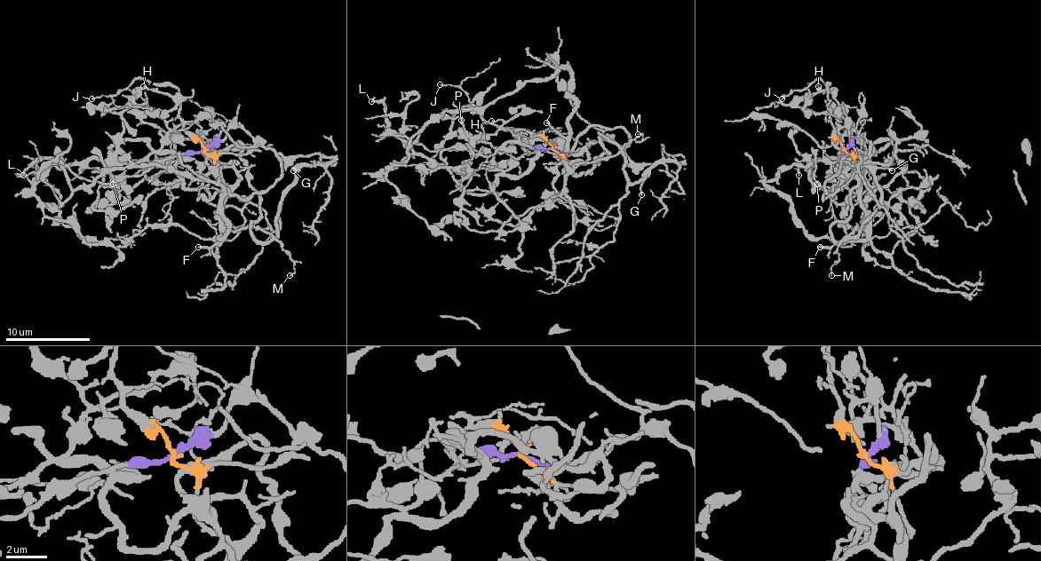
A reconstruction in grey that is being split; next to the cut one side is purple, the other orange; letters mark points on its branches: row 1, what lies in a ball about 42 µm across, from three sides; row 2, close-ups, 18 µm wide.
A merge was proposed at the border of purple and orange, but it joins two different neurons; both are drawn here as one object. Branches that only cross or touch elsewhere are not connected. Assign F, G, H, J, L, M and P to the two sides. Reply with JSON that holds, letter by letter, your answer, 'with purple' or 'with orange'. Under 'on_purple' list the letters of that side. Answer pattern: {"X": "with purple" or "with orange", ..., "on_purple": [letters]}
{"F": "with orange", "G": "with purple", "H": "with orange", "J": "with orange", "L": "with orange", "M": "with orange", "P": "with orange", "on_purple": ["G"]}

